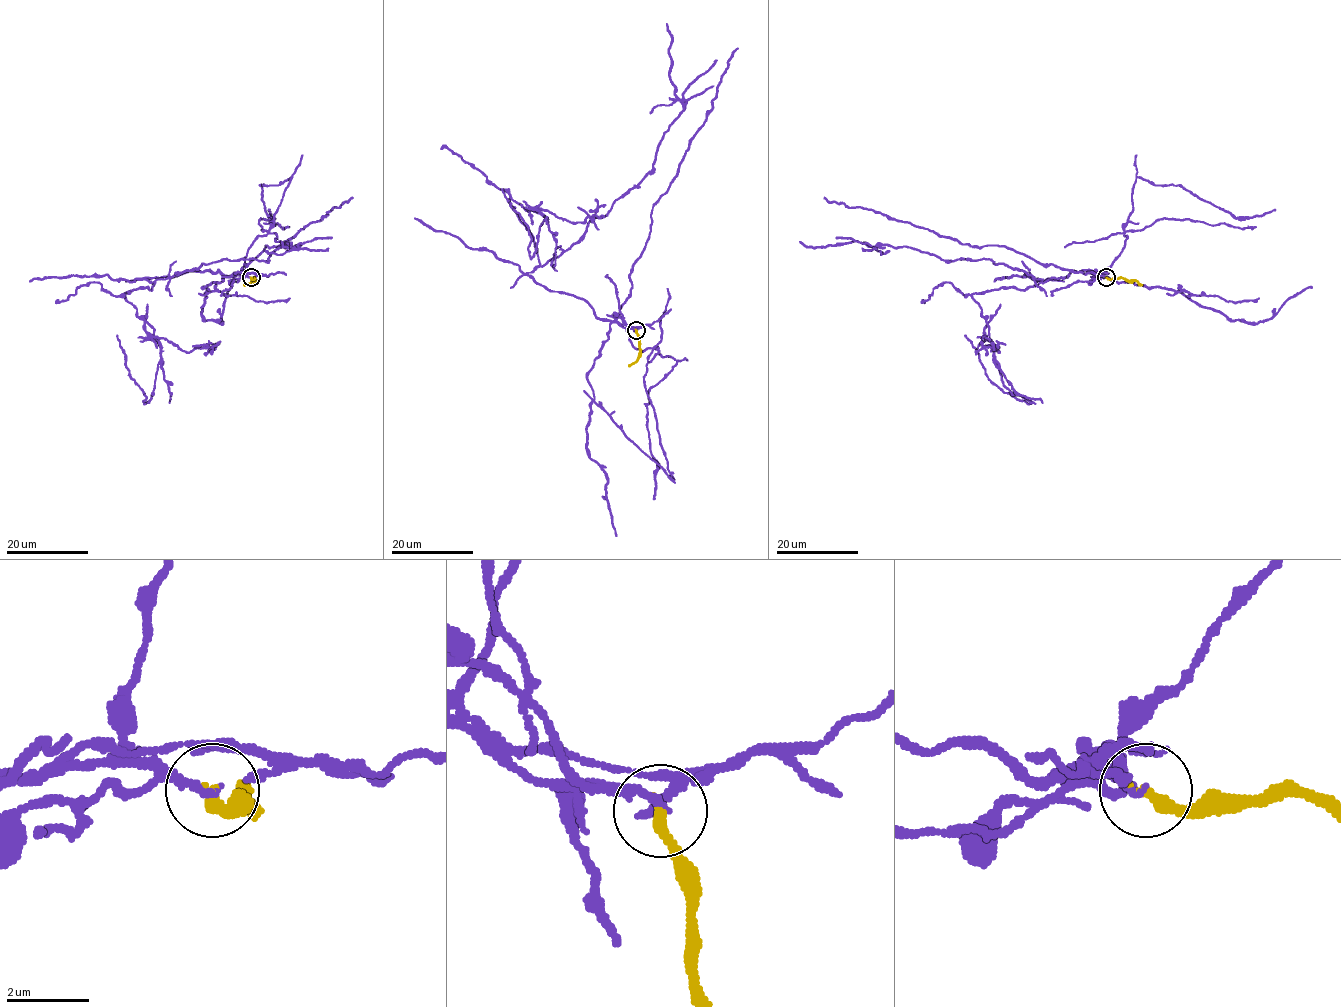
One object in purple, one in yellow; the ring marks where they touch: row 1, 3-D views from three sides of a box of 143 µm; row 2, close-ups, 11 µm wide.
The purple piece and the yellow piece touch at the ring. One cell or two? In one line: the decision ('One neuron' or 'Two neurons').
Two neurons

